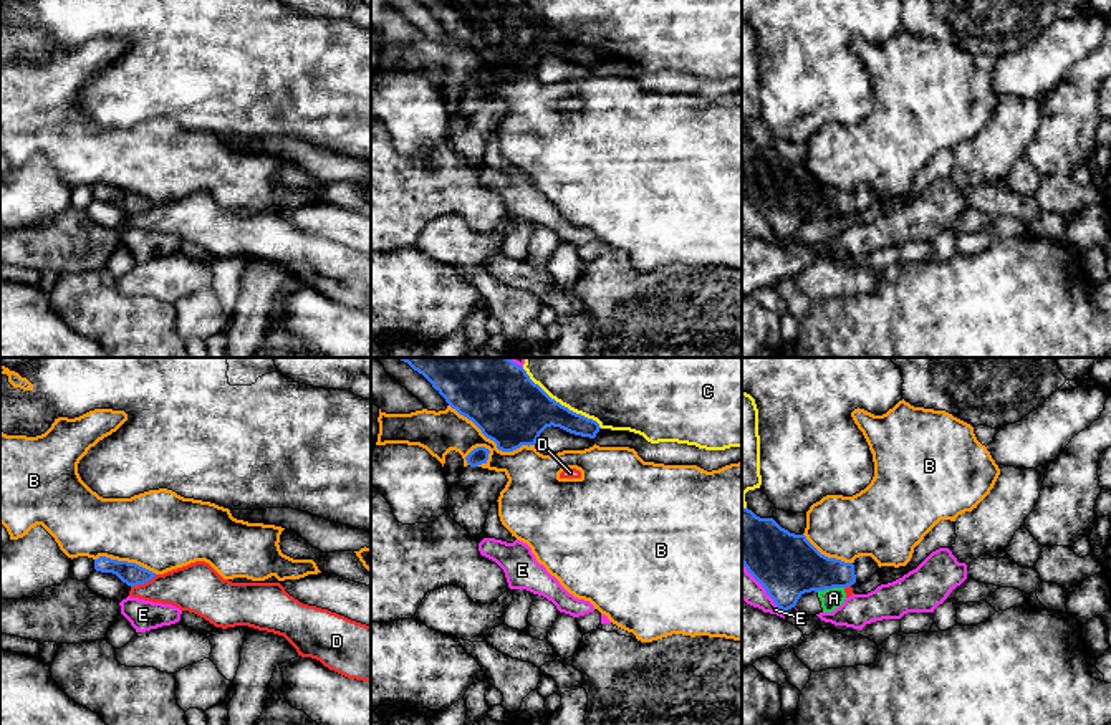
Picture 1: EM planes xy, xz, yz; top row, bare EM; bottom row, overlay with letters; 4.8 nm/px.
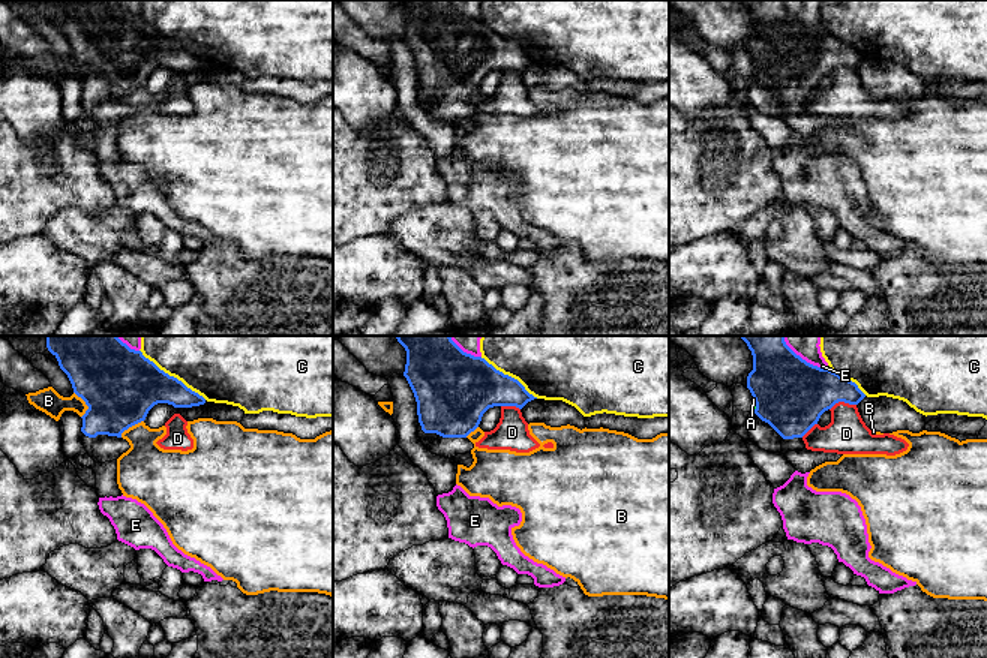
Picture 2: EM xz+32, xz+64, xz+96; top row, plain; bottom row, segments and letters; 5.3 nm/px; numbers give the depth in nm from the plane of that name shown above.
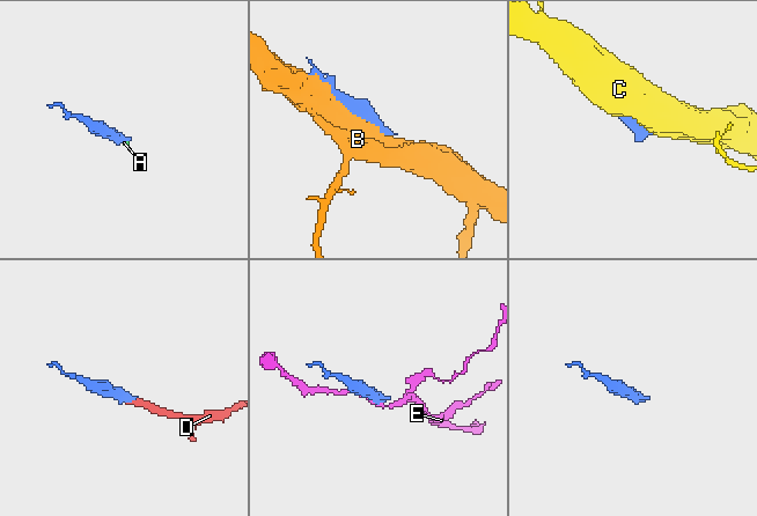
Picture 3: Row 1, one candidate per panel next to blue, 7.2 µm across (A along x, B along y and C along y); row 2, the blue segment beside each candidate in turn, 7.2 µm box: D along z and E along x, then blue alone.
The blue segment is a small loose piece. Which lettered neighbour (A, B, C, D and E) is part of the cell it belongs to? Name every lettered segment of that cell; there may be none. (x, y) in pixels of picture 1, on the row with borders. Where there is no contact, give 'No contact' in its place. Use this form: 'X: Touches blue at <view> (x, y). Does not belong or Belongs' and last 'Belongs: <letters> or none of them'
A: Touches blue at yz (830, 588). Does not belong
B: Touches blue at xz (492, 439). Does not belong
C: Touches blue at xz (560, 404). Does not belong
D: Touches blue at xy (143, 583). Does not belong
E: Touches blue at yz (764, 586). Does not belong
Belongs: none of them

